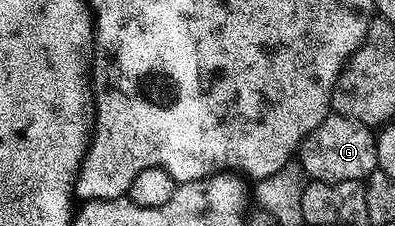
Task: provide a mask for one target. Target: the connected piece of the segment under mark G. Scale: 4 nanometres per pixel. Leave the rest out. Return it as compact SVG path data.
M332 112L301 142L298 162L299 158L300 166L305 171L300 166L299 169L313 182L341 182L342 180L364 182L378 169L376 134L373 127L362 124L358 120L350 120L350 116Z

